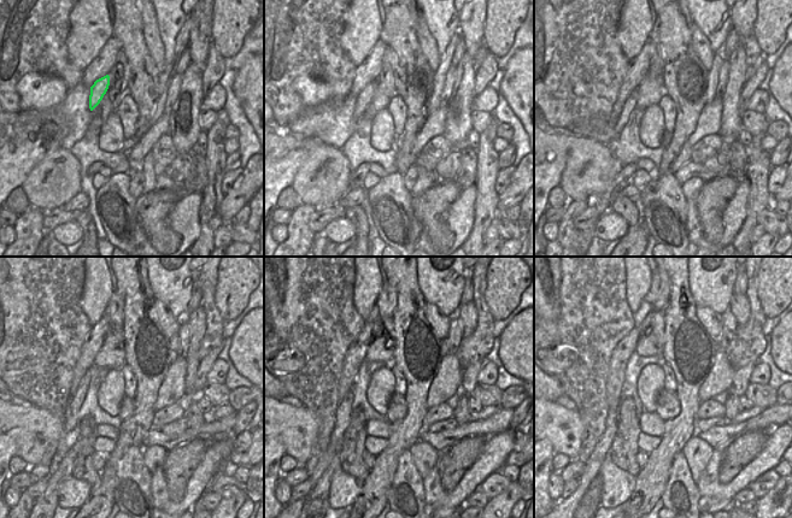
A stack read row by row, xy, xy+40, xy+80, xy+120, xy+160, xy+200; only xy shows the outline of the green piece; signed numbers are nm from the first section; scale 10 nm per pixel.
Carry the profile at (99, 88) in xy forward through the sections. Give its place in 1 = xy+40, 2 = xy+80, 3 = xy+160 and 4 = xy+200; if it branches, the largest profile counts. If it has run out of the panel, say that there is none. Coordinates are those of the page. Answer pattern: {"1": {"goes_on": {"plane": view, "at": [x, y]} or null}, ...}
{"1": {"goes_on": {"plane": "xy+40", "at": [367, 94]}}, "2": {"goes_on": {"plane": "xy+80", "at": [631, 102]}}, "3": {"goes_on": {"plane": "xy+160", "at": [344, 410]}}, "4": {"goes_on": {"plane": "xy+200", "at": [592, 466]}}}

